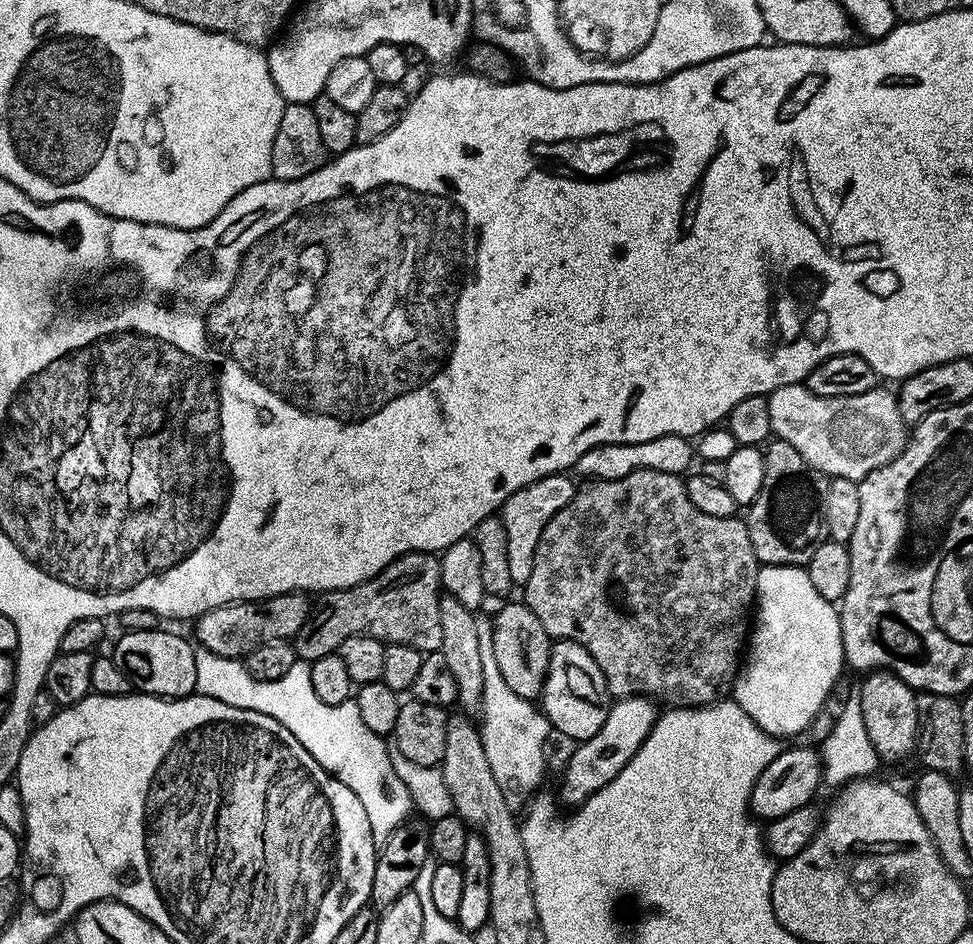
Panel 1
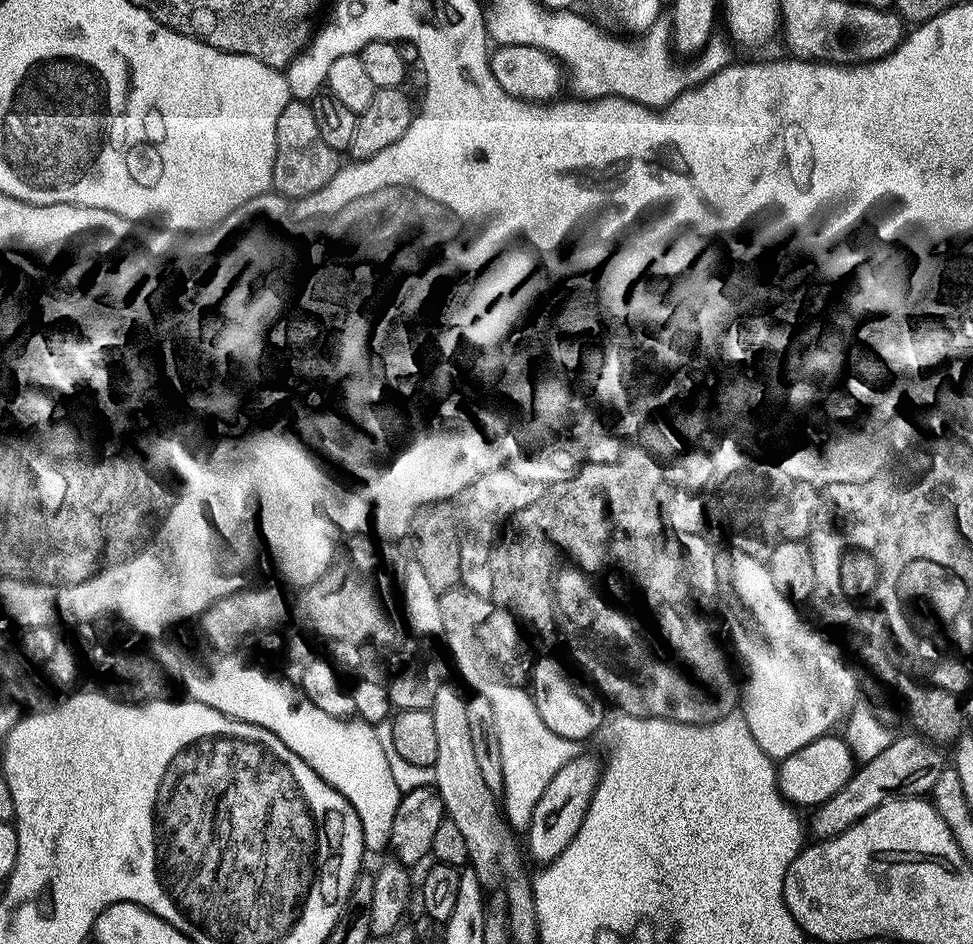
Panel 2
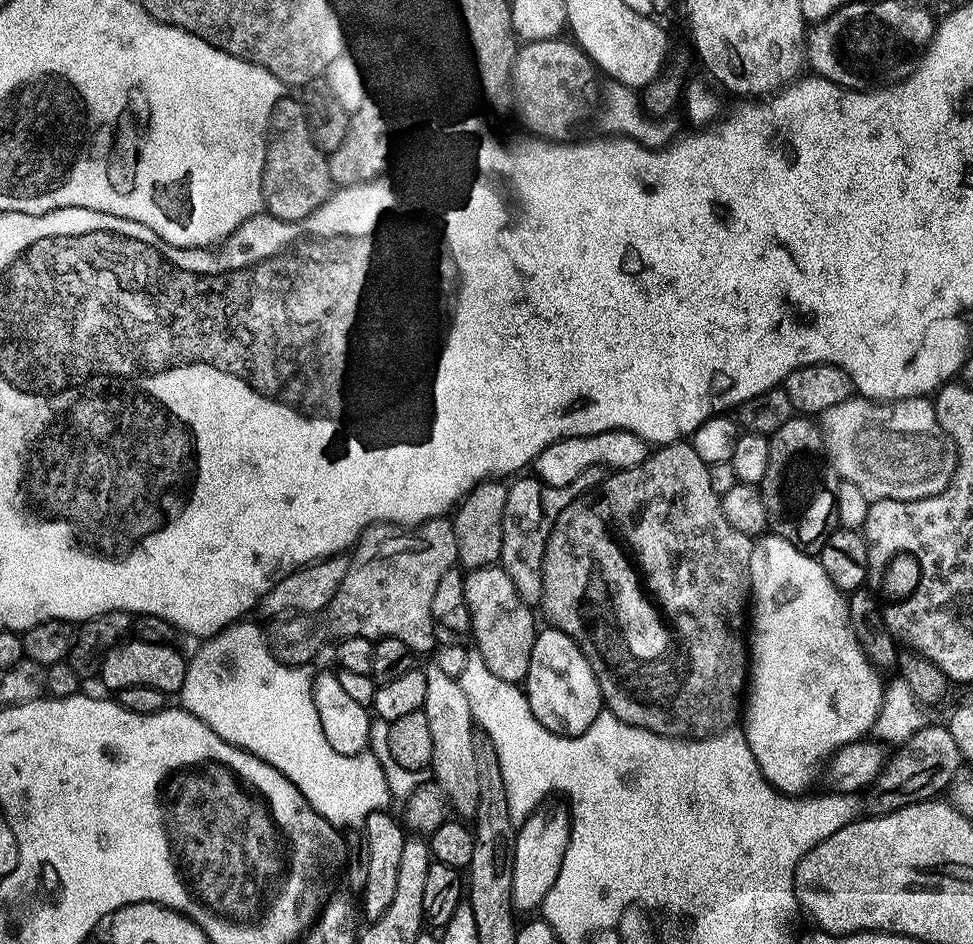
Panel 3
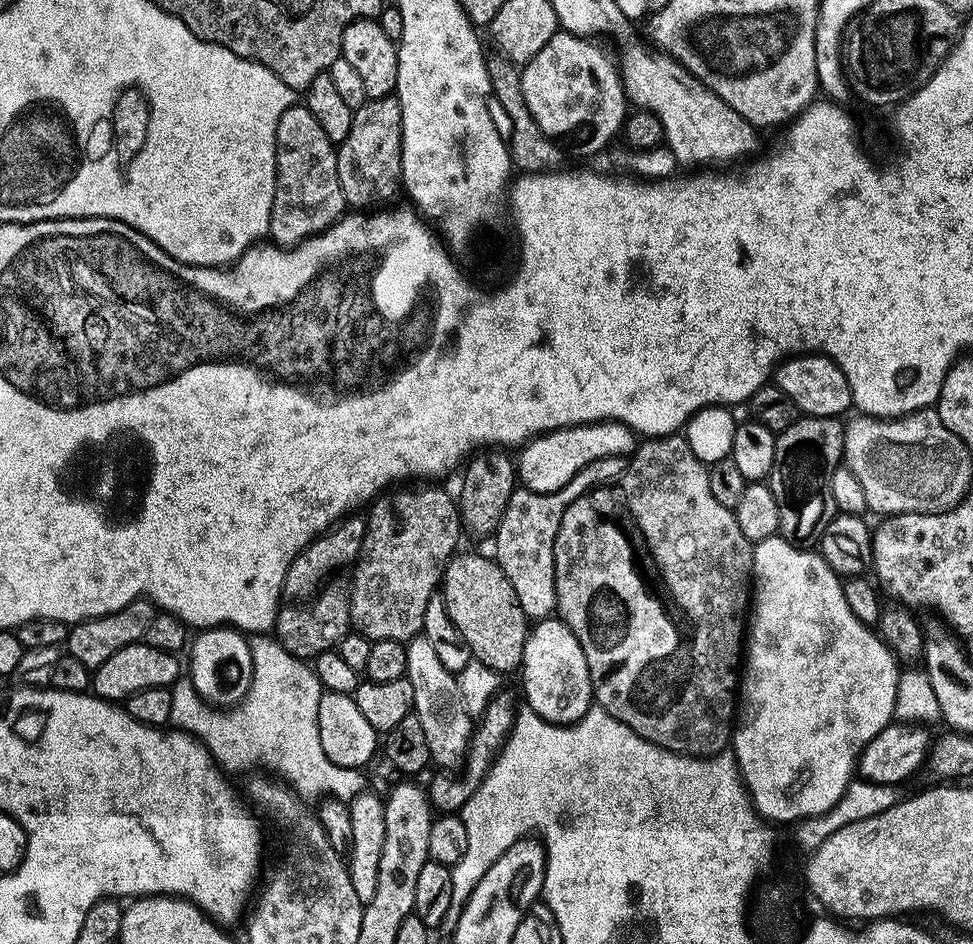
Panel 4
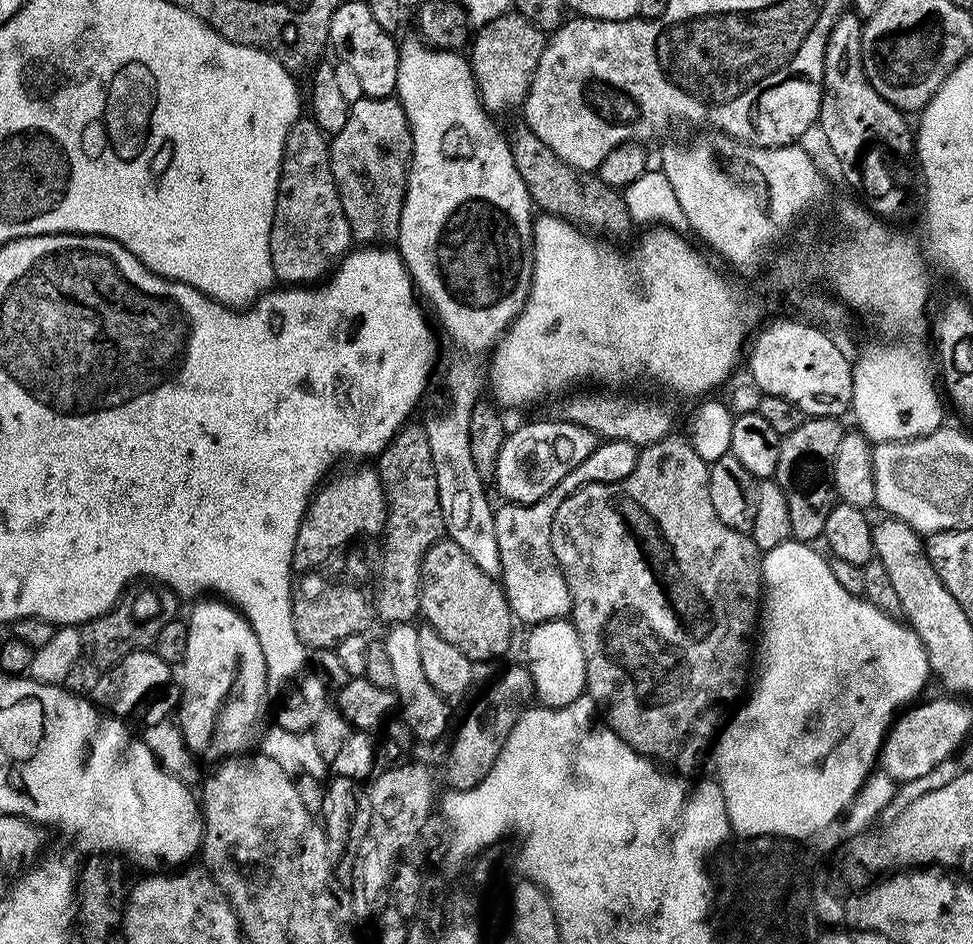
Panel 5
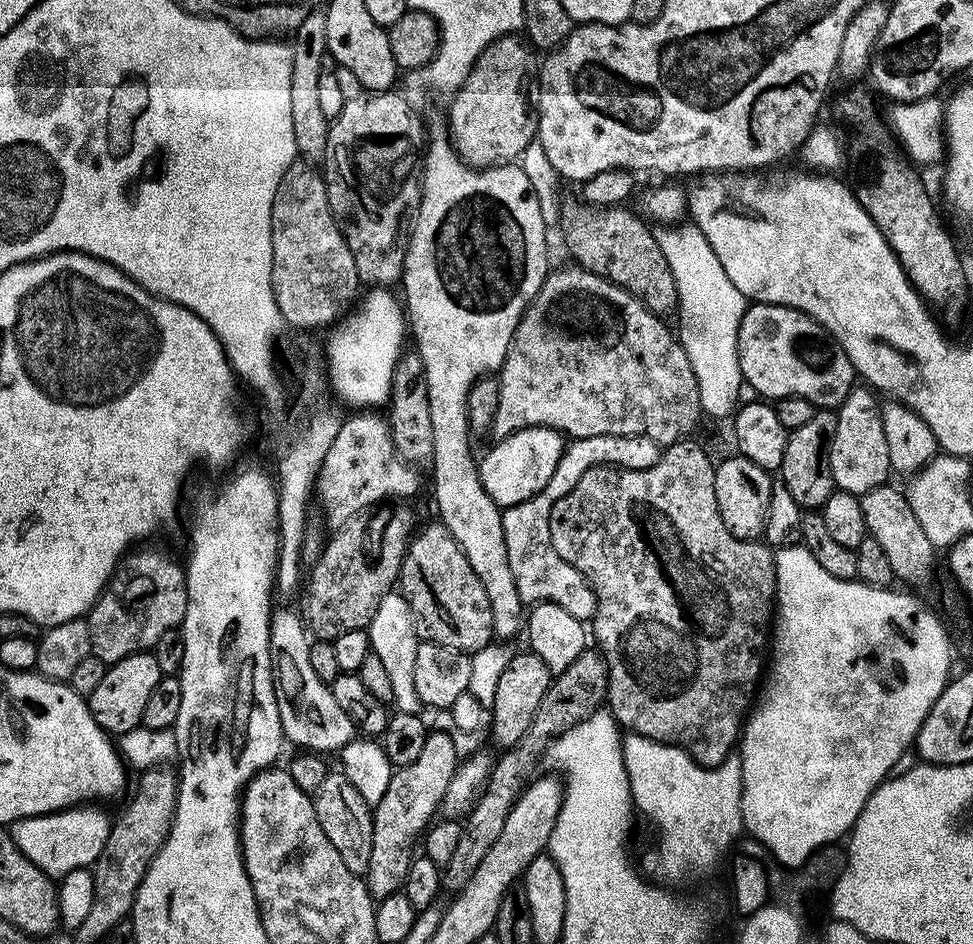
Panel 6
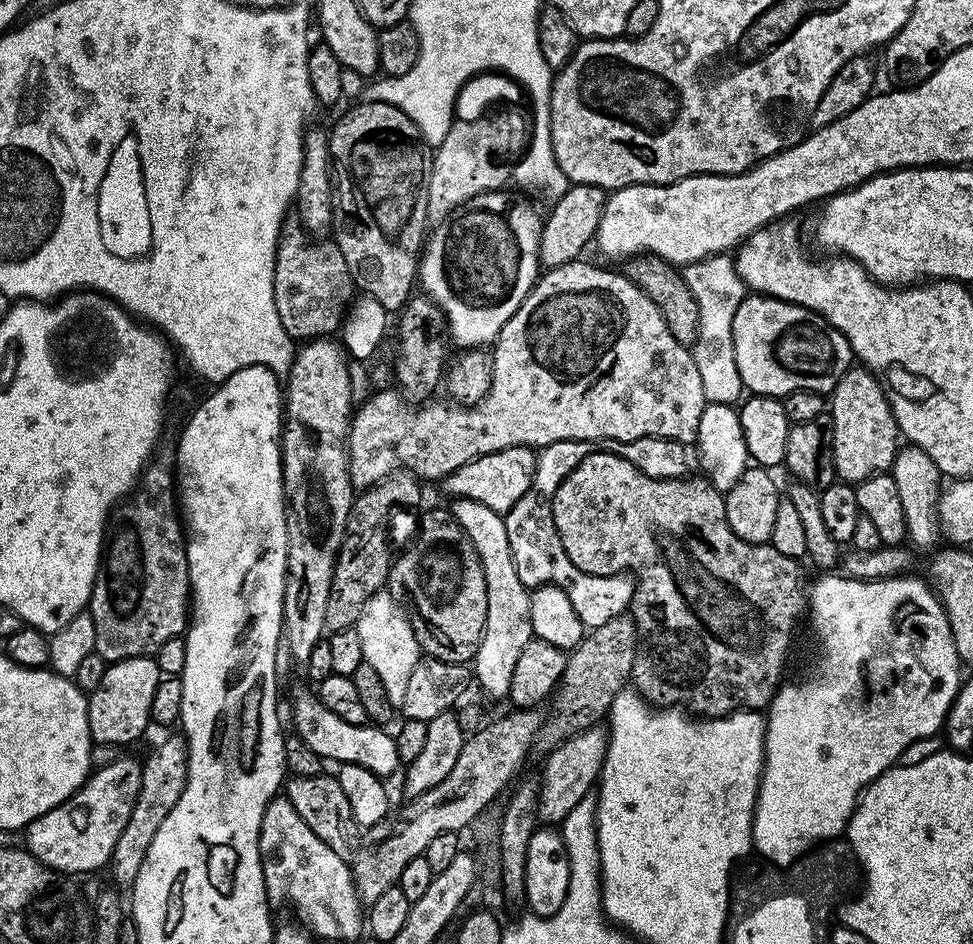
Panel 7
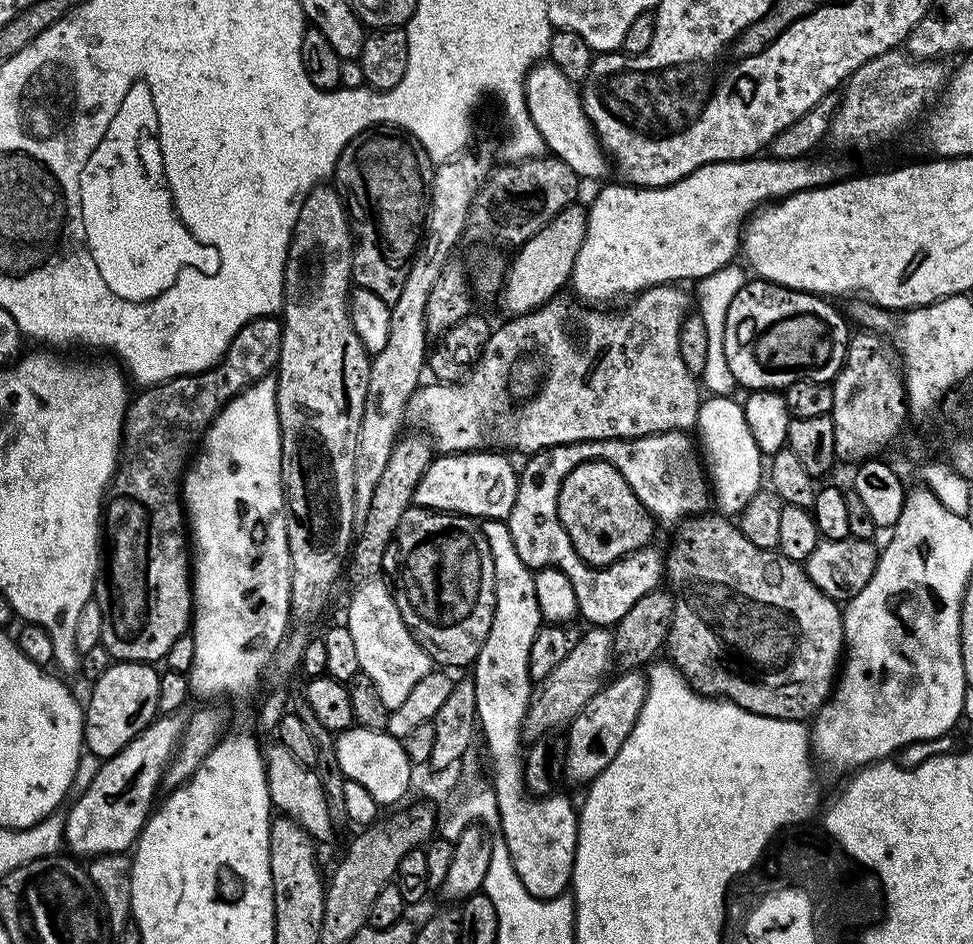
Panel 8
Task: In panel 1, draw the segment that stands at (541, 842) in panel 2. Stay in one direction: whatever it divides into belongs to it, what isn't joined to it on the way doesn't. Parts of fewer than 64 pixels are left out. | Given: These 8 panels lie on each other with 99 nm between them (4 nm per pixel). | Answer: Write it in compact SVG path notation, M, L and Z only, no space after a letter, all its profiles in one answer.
M637 694L617 699L609 707L602 730L598 730L598 734L588 740L579 741L573 747L576 749L564 768L564 781L560 784L561 801L564 799L571 806L579 806L598 790L605 788L623 770L630 758L634 758L634 754L644 745L644 739L656 725L658 711L656 712L652 704L655 703L649 697Z

